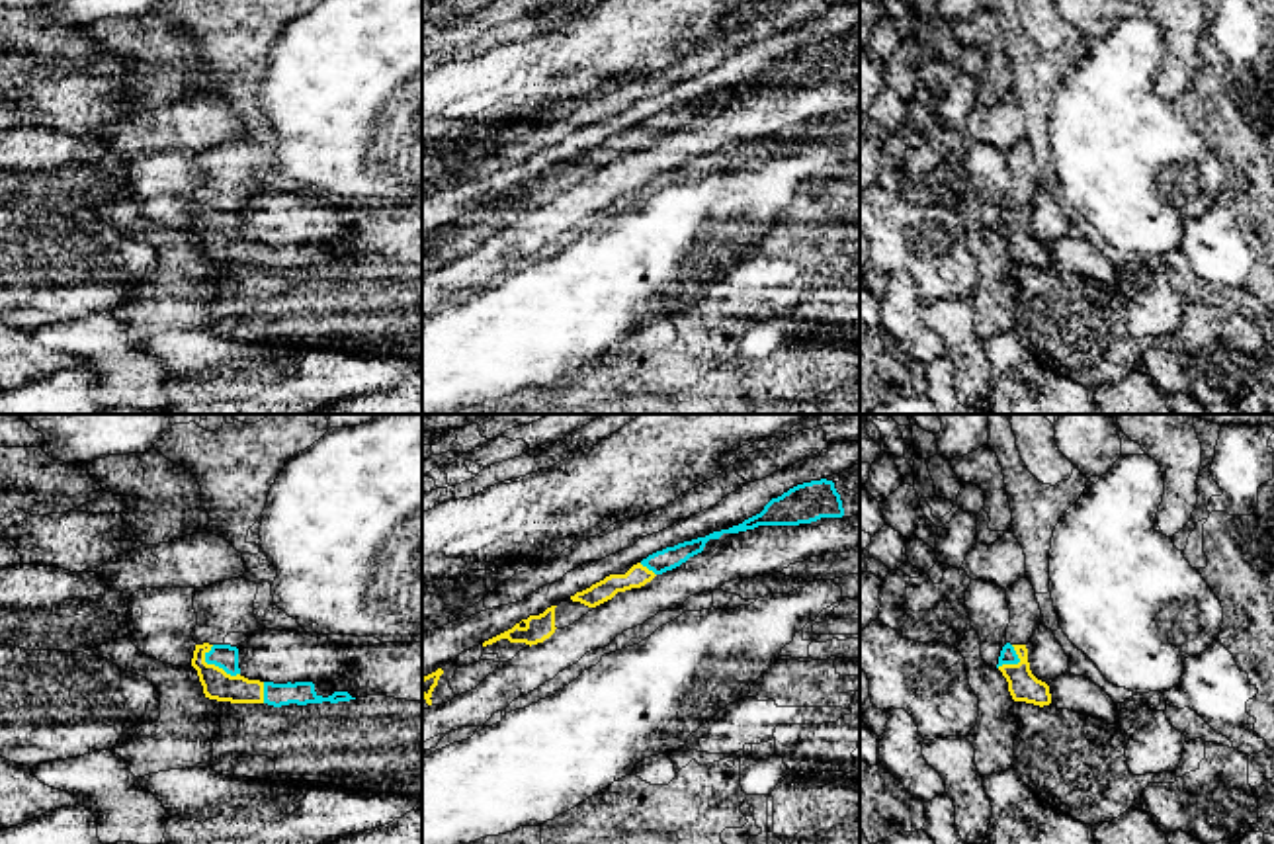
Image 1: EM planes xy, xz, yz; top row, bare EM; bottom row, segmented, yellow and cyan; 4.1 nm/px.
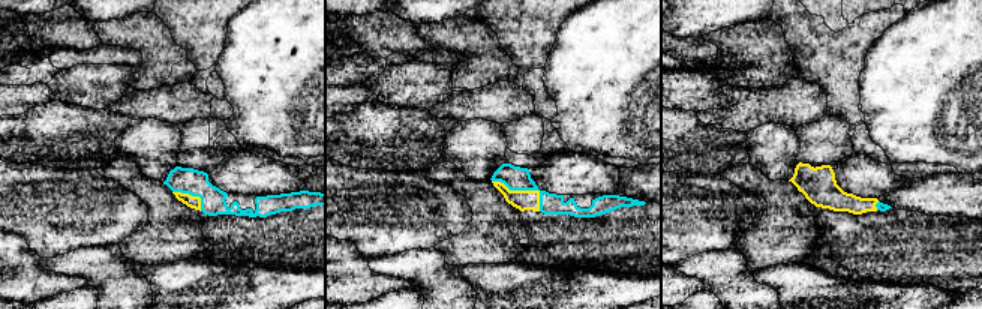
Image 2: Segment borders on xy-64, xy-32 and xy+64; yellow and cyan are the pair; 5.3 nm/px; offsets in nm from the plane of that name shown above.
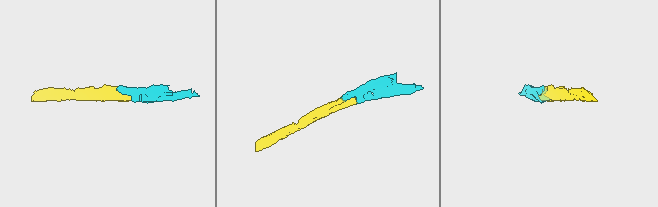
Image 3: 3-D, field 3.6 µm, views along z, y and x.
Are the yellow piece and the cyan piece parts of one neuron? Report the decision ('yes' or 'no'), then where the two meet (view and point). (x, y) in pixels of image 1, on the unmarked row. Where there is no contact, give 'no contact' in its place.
yes | xy (217, 229)

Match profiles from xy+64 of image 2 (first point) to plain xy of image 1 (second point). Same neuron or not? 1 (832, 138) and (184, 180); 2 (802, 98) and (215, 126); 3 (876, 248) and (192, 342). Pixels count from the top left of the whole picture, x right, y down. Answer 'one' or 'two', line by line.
1: two
2: one
3: two

